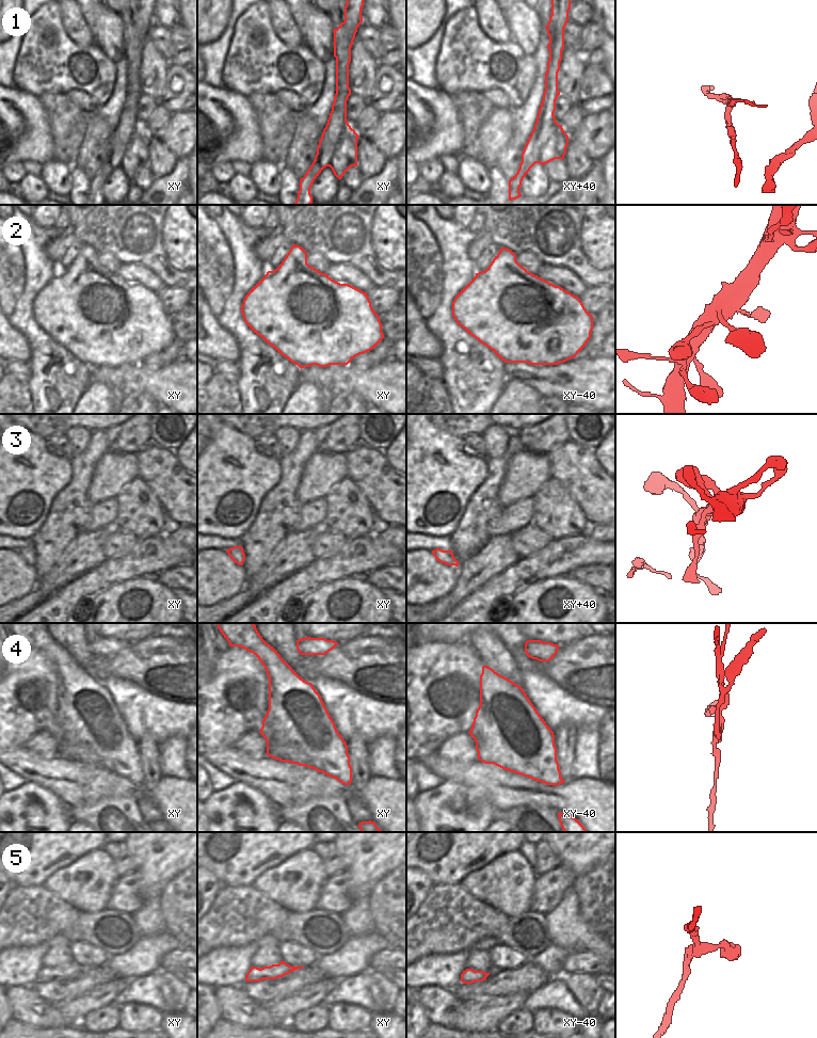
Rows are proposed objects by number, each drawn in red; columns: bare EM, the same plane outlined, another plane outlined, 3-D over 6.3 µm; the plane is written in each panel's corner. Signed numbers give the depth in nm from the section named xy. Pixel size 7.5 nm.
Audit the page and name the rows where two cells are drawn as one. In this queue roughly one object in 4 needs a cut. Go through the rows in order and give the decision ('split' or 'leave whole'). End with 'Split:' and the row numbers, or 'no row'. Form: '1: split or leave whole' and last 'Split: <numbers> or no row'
1: split
2: leave whole
3: leave whole
4: split
5: leave whole
Split: 1, 4

